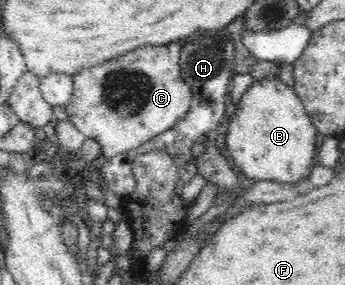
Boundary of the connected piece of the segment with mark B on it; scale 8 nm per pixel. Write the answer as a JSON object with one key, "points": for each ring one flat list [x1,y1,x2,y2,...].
{"points":[[278,77,261,78,255,81,243,94,240,103,235,108,235,114,229,118,226,133,226,145,231,160,249,180,272,180,279,184,297,184,305,180,313,170,317,154,318,130,307,115,304,104,294,91,294,87,285,84]]}

